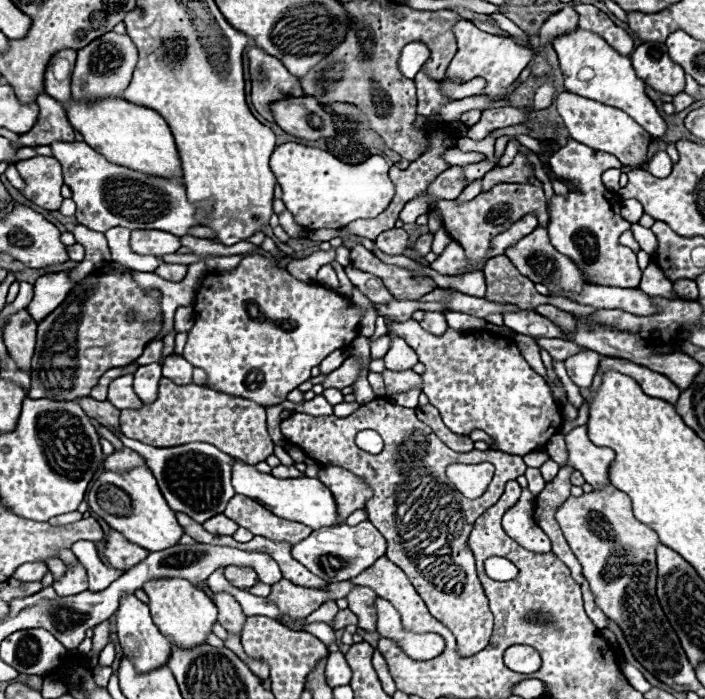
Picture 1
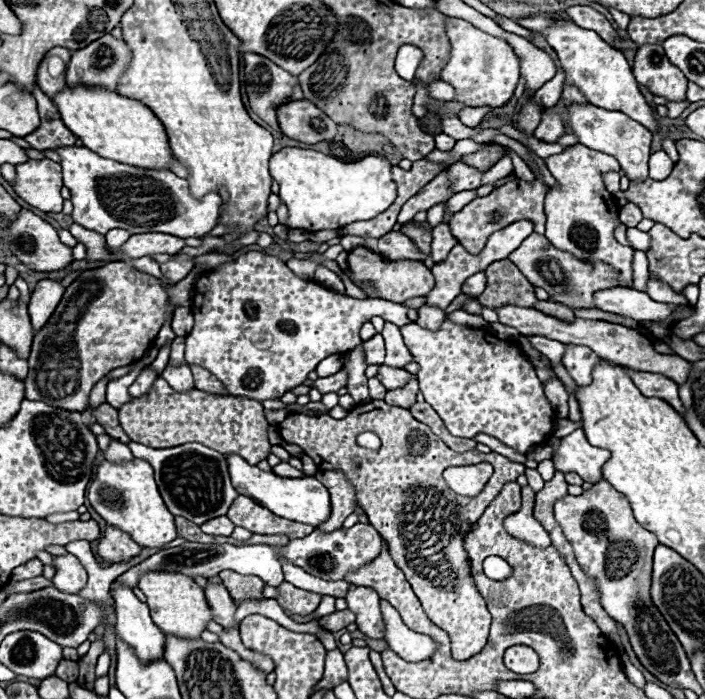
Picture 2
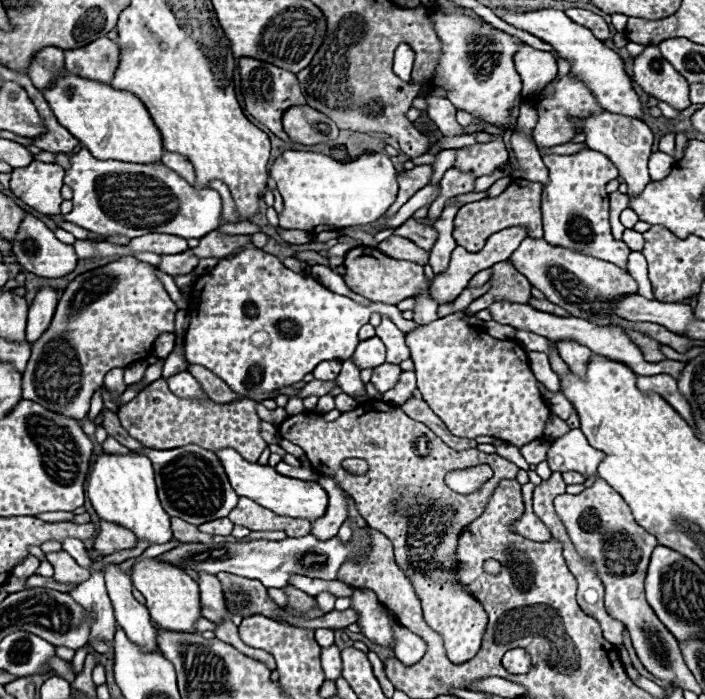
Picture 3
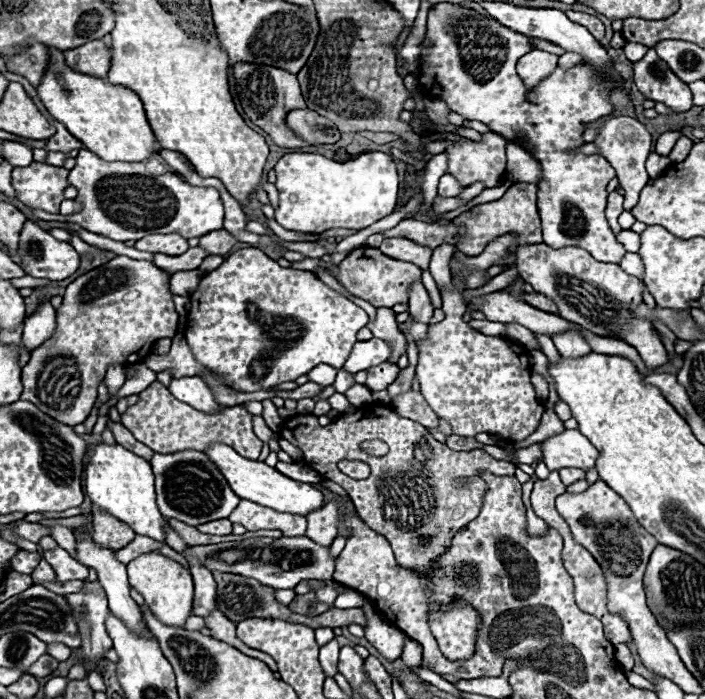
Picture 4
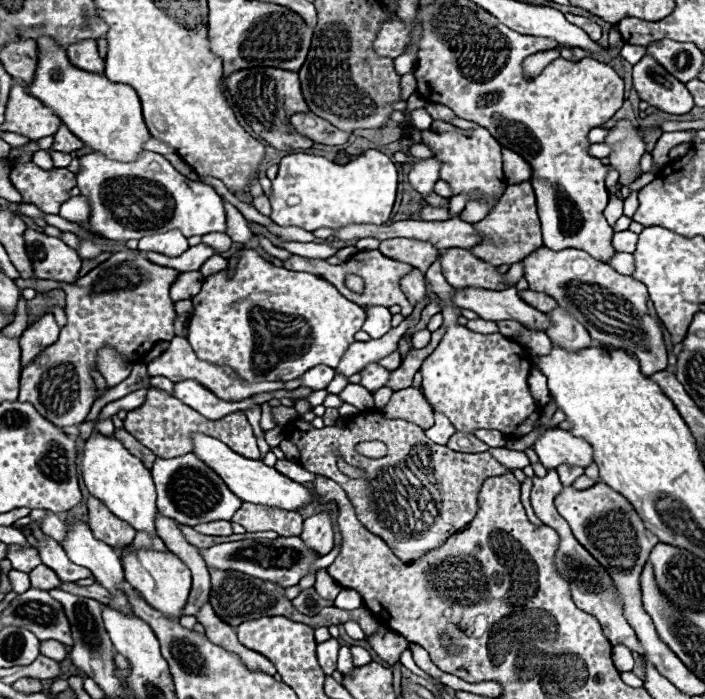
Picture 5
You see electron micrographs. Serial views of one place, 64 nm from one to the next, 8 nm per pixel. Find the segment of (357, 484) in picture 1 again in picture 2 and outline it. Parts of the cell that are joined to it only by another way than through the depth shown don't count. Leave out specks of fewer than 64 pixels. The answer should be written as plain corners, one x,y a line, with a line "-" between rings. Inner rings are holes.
334,470
316,472
316,480
320,480
328,488
330,502
332,502
330,518
324,524
318,524
316,528
322,532
334,532
336,528
342,526
346,516
350,516
354,512
354,508
358,506
354,488
348,484
348,480
344,478
342,472
334,472

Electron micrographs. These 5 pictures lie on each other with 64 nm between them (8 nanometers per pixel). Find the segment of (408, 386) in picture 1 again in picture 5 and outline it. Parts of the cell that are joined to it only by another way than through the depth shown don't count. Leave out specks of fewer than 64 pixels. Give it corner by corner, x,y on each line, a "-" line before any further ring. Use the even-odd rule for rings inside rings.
368,364
362,372
362,386
364,388
368,388
368,390
378,390
378,388
382,388
386,382
388,382
388,378
390,378
390,372
388,370
384,370
382,366
378,366
378,364

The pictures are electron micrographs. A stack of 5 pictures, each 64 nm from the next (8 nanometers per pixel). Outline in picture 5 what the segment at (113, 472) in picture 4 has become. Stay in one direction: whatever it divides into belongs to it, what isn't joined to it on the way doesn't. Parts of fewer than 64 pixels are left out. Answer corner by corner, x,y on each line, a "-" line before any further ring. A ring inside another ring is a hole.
92,432
80,454
80,468
84,484
90,490
90,494
102,500
116,518
132,524
136,530
156,534
154,528
156,490
150,470
144,468
142,460
132,456
114,436

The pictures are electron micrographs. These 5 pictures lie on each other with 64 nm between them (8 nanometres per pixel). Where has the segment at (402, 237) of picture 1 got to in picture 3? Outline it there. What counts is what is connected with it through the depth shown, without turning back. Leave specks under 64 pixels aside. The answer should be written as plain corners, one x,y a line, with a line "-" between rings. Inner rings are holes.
388,236
384,242
378,244
378,250
396,260
412,260
422,266
428,264
428,256
430,256
426,250
418,248
412,240
402,238
402,236

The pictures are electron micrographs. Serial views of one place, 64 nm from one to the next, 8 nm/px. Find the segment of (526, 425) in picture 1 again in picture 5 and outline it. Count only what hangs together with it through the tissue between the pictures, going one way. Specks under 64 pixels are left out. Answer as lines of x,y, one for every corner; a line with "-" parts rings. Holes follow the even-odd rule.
440,258
428,268
426,278
432,290
446,302
444,310
444,326
446,334
442,336
436,350
424,360
422,386
428,402
442,414
450,418
458,432
474,432
478,428
500,430
502,434
516,434
528,428
532,432
532,424
540,418
540,406
534,402
528,390
528,372
532,368
528,350
508,340
502,334
478,334
468,330
466,326
454,324
460,316
450,300
452,286
442,276

